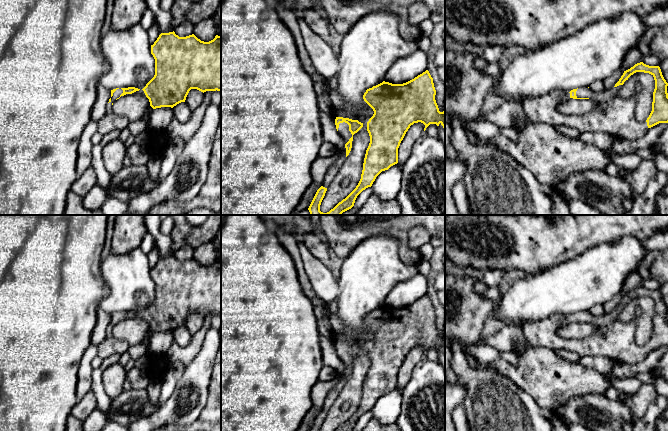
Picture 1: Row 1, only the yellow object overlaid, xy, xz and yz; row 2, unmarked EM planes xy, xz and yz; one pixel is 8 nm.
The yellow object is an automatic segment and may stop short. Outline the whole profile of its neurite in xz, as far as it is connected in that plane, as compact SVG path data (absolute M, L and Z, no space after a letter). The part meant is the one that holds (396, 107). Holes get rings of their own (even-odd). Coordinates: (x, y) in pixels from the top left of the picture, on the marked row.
M428 70L418 75L414 79L403 84L392 84L383 81L366 90L363 95L364 101L373 109L374 114L367 122L367 131L370 136L370 143L366 150L361 179L356 188L333 209L327 213L320 211L321 202L325 196L327 188L333 181L340 167L352 148L353 135L362 127L363 123L349 118L336 117L335 125L339 134L345 141L345 146L337 149L338 158L328 169L322 186L317 190L308 210L310 215L341 215L343 212L354 206L357 196L366 188L371 187L376 177L391 166L398 163L398 148L406 132L414 123L421 122L425 125L424 131L430 124L440 124L445 129L445 111L440 112L435 100L436 90Z

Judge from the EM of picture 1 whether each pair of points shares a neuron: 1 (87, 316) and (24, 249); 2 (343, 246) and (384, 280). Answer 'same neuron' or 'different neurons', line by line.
1: same neuron
2: different neurons

